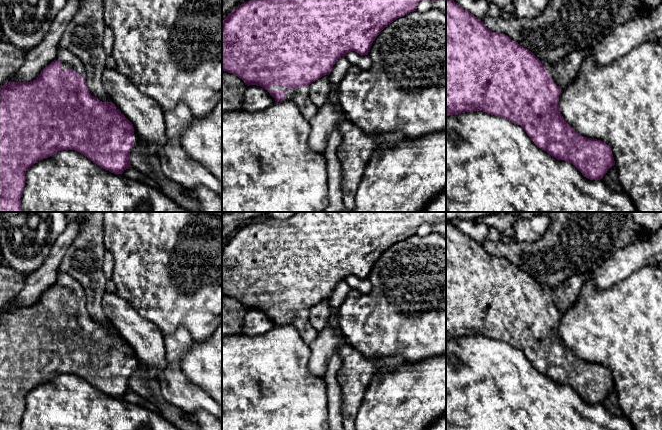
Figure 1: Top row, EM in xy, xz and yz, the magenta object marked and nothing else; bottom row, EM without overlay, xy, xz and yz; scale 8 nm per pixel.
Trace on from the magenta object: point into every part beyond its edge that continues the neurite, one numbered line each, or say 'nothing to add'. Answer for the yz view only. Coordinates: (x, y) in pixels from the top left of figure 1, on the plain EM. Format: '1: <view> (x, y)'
1: yz (563, 296)

